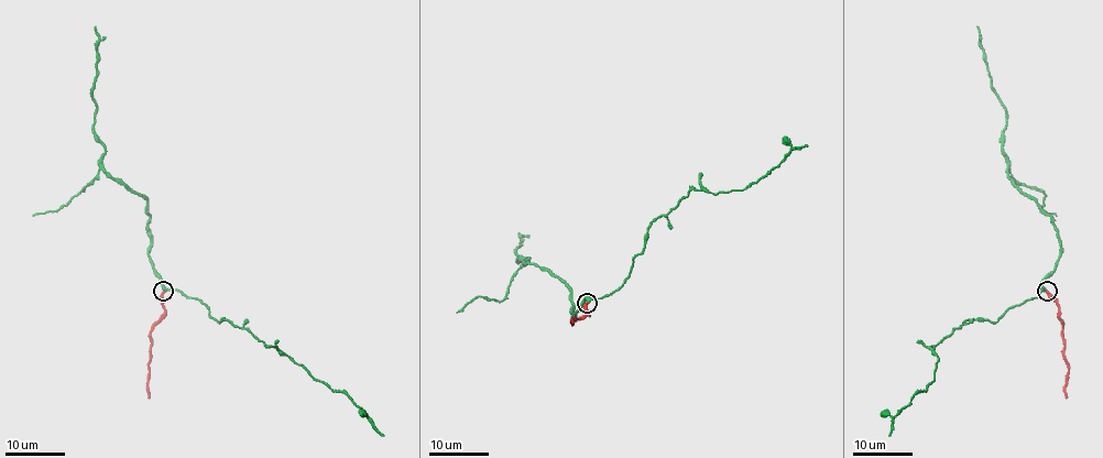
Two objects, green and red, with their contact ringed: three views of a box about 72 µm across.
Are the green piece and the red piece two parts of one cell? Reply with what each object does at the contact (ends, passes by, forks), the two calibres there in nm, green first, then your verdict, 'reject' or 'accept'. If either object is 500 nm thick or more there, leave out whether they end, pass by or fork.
green passes by; red ends; calibres 320 and 320 nm; accept

